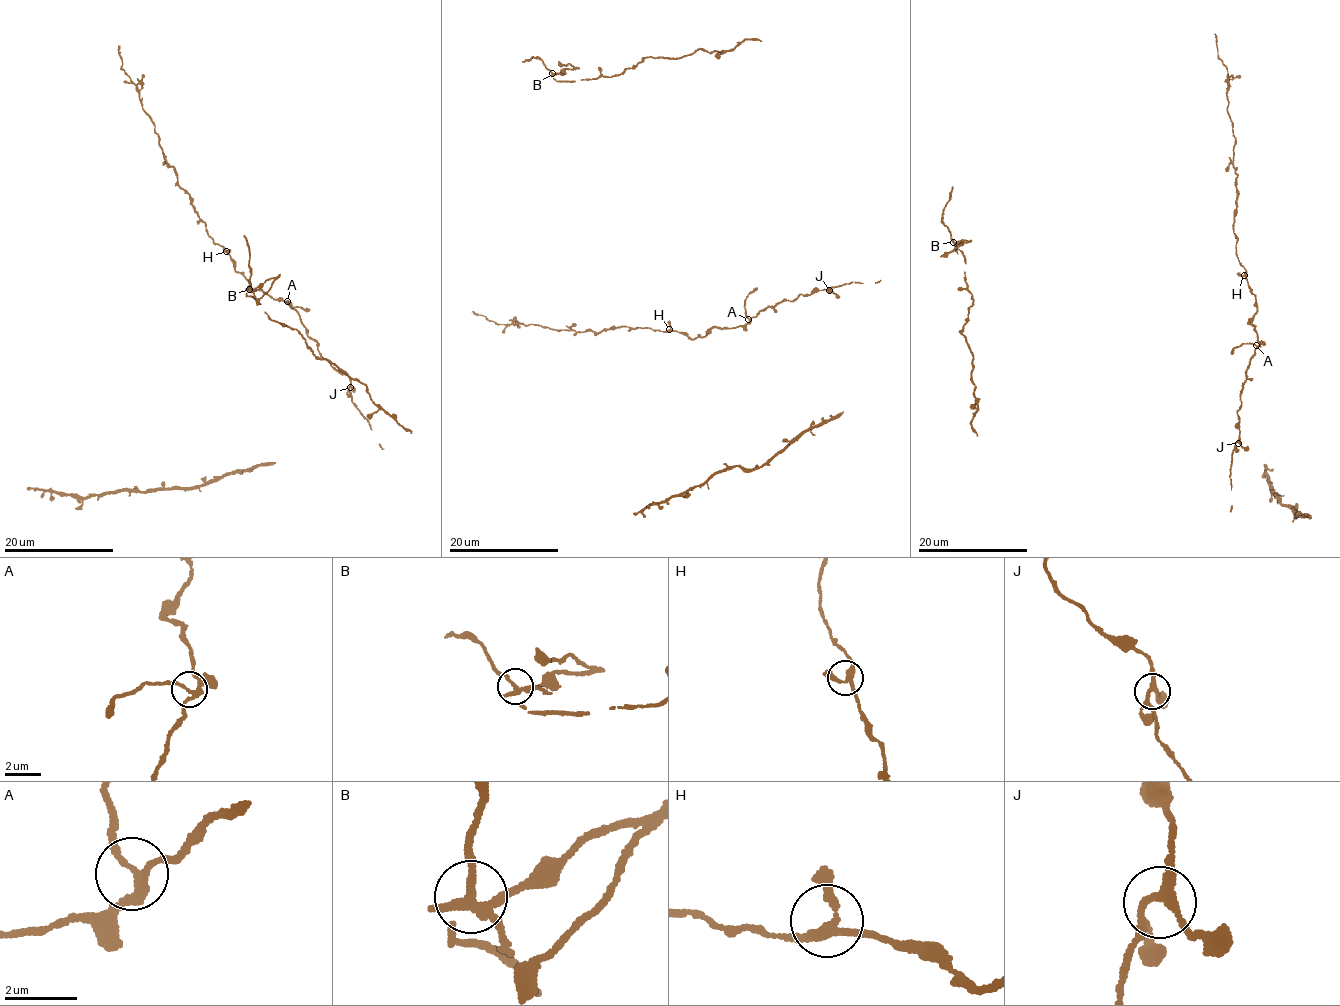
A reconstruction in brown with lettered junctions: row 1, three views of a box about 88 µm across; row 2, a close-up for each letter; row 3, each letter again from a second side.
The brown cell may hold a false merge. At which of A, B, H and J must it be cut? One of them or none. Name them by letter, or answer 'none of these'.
B

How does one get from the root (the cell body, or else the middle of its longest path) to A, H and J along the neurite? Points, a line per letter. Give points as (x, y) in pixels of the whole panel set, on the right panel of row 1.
A: (1247, 371), (1256, 345)
H: (1247, 371), (1259, 342), (1254, 327), (1249, 323), (1256, 310), (1256, 296), (1244, 275)
J: (1247, 371), (1237, 414), (1238, 443)

